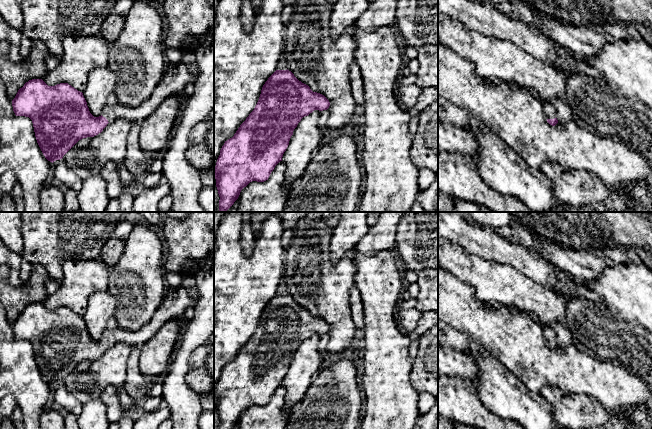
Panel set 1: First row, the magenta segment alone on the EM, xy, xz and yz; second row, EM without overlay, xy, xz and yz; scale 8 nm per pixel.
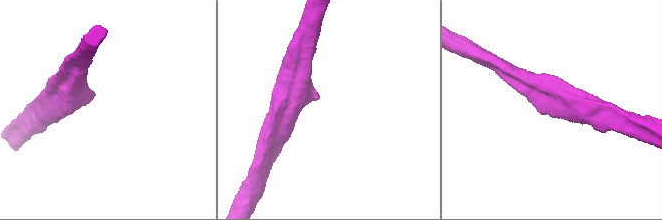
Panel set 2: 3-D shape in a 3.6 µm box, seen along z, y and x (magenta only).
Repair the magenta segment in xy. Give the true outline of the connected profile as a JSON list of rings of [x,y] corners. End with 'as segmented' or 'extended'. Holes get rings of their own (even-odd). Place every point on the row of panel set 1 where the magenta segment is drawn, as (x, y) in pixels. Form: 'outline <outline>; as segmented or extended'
outline [[[181,59],[178,63],[168,64],[165,76],[160,84],[155,88],[150,98],[141,105],[137,107],[127,107],[120,103],[112,106],[105,105],[102,115],[94,117],[89,111],[83,93],[68,83],[48,86],[42,79],[32,79],[18,90],[15,98],[12,100],[12,106],[16,116],[29,117],[32,120],[37,143],[45,158],[53,163],[56,160],[62,159],[79,140],[94,137],[101,133],[109,122],[125,119],[131,123],[141,123],[167,97],[183,93],[185,86],[195,83],[195,81],[189,66]]]; extended

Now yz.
outline [[[546,103],[543,105],[543,110],[547,118],[547,122],[550,125],[555,126],[558,123],[558,120],[557,120],[558,115],[554,106],[550,103]]]; extended

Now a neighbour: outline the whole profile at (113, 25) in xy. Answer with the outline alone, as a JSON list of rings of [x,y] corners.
[[[111,13],[101,26],[101,37],[109,43],[116,41],[124,28],[124,22],[125,16]]]

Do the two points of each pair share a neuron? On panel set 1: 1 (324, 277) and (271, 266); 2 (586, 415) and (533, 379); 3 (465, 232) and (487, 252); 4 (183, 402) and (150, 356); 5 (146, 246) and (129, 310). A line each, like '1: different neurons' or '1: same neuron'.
1: different neurons
2: different neurons
3: same neuron
4: different neurons
5: same neuron

